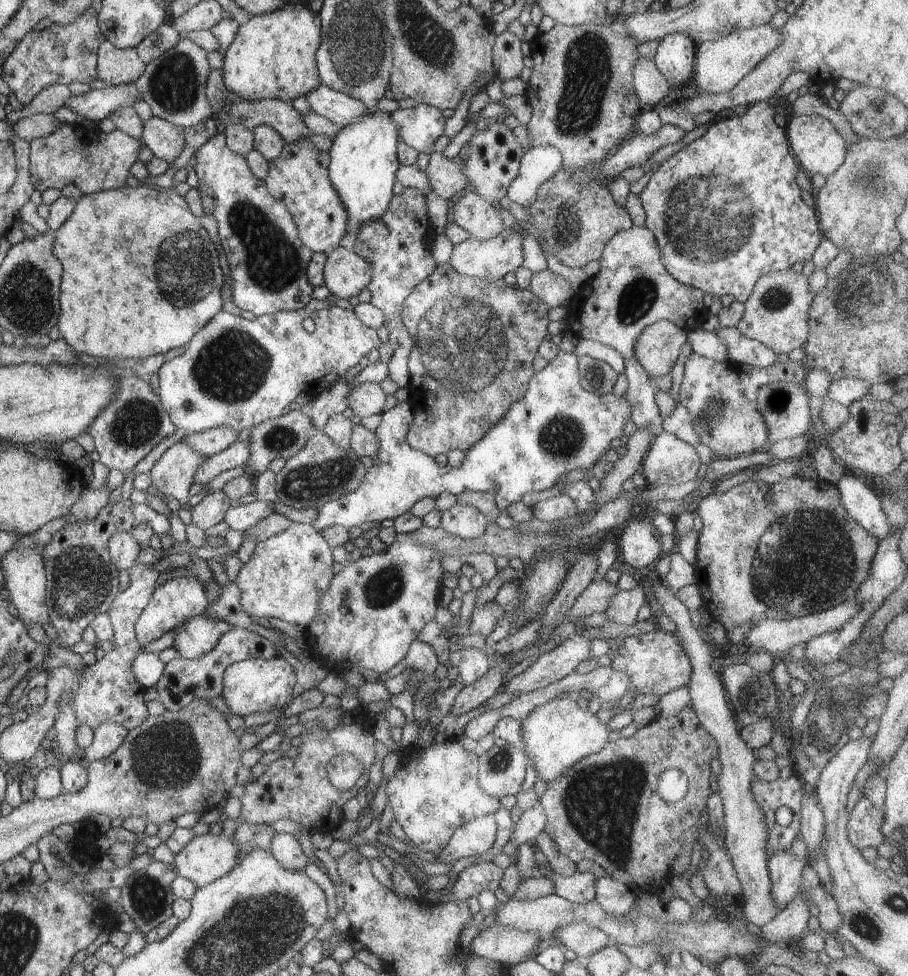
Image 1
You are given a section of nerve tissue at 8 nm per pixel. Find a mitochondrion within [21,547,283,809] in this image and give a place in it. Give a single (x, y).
(165, 755)

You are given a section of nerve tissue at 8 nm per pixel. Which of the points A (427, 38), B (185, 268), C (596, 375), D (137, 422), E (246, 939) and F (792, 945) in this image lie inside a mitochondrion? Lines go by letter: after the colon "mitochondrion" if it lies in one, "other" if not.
A: mitochondrion
B: mitochondrion
C: mitochondrion
D: mitochondrion
E: mitochondrion
F: other

